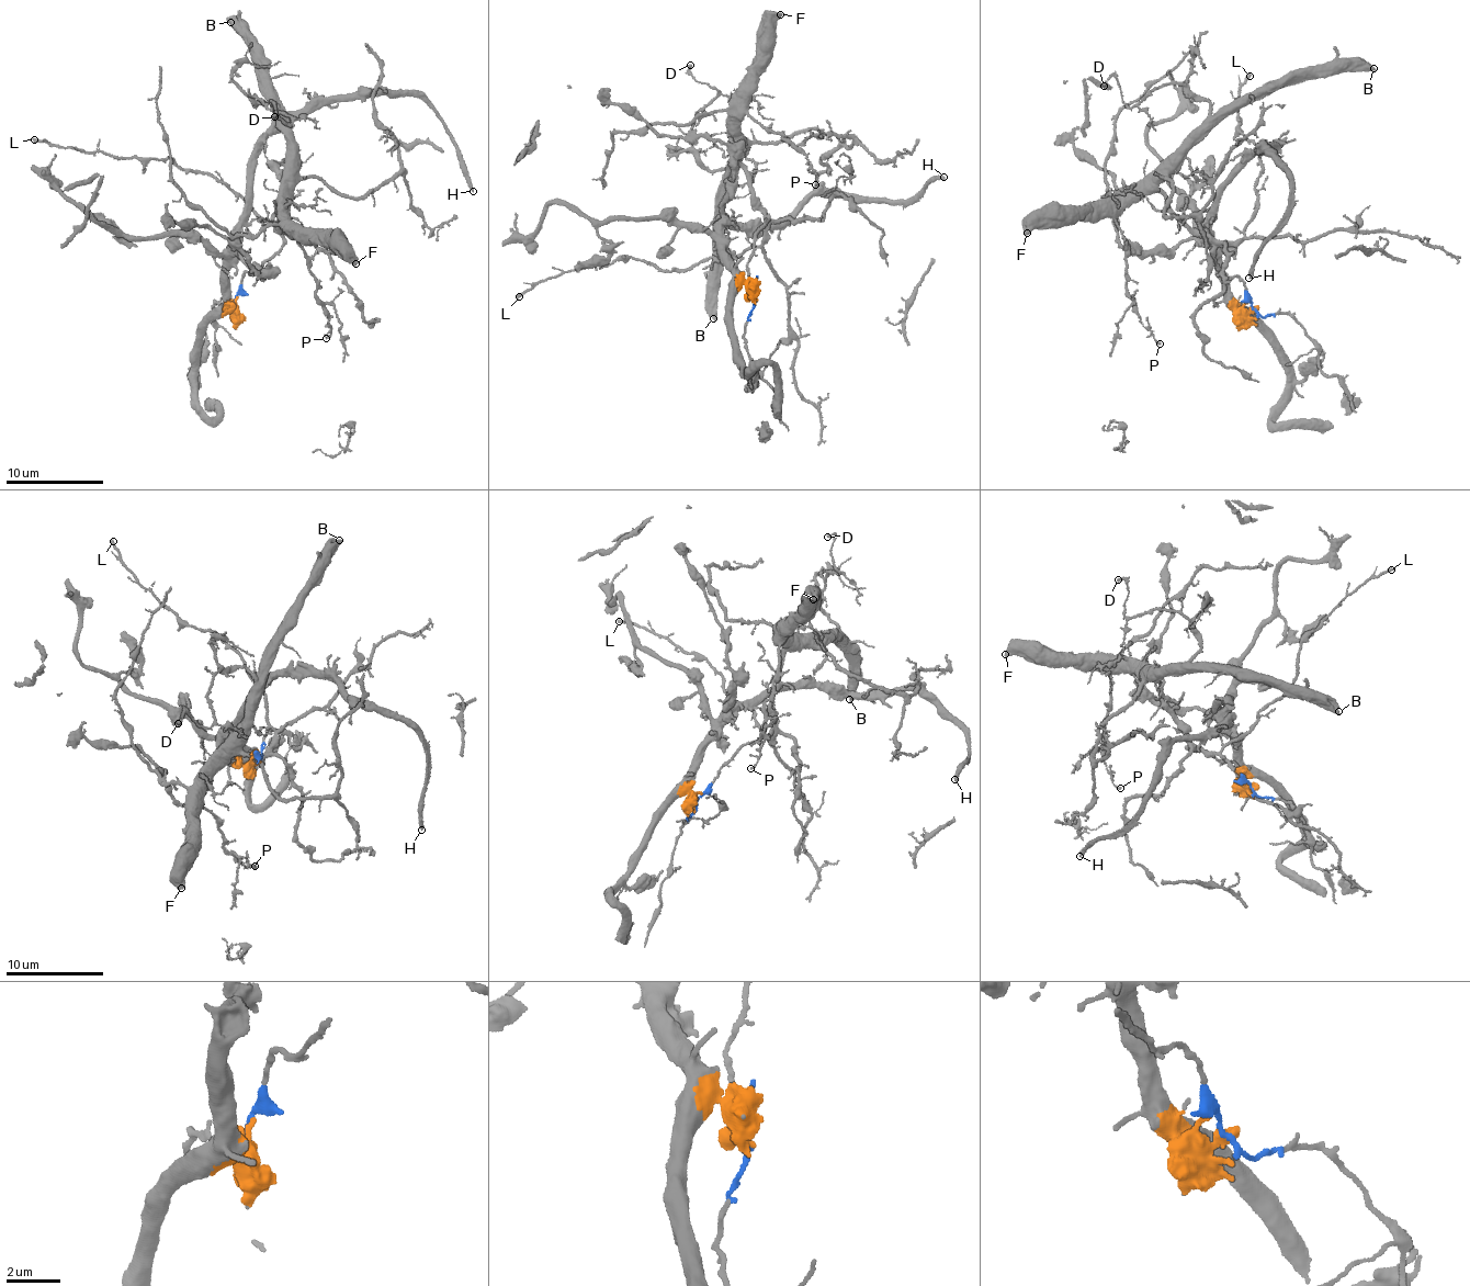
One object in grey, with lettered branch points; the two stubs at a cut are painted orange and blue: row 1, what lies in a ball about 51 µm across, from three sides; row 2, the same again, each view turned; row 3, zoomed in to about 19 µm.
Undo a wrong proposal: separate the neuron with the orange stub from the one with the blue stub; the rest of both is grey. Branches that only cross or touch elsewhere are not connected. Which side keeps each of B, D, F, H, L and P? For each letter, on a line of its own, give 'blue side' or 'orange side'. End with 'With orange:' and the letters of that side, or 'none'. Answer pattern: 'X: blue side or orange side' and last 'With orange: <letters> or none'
B: blue side
D: blue side
F: blue side
H: orange side
L: blue side
P: blue side
With orange: H

